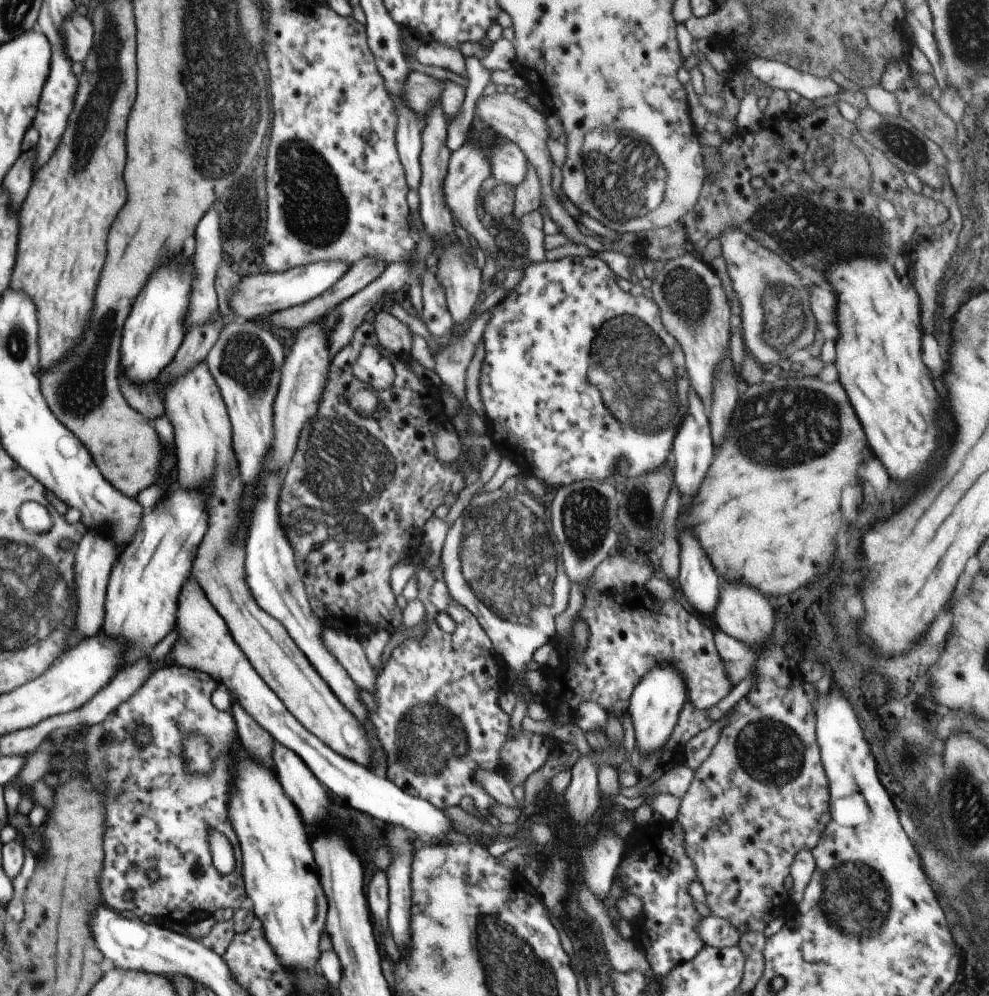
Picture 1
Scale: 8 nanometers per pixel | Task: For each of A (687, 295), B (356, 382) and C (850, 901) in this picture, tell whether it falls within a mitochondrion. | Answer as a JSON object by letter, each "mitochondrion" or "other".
{"A":"mitochondrion","B":"other","C":"mitochondrion"}

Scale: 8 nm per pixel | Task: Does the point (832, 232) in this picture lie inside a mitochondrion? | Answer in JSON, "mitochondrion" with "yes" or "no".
{"mitochondrion":"yes"}

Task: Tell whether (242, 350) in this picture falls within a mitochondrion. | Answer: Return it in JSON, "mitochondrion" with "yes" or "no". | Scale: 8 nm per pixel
{"mitochondrion":"yes"}

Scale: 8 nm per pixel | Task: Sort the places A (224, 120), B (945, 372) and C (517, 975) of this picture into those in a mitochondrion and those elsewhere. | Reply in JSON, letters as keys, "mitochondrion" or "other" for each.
{"A":"mitochondrion","B":"other","C":"mitochondrion"}

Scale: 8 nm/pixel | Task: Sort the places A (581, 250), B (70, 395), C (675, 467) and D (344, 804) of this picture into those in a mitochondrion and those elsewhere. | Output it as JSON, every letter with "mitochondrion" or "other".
{"A":"other","B":"mitochondrion","C":"other","D":"other"}

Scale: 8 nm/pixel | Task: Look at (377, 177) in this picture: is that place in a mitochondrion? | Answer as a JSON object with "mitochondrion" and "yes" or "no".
{"mitochondrion":"no"}

